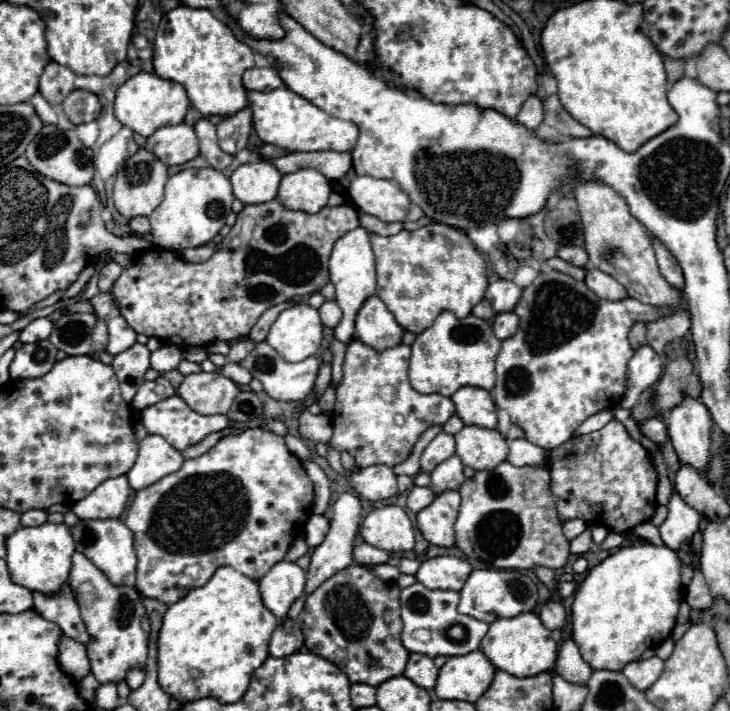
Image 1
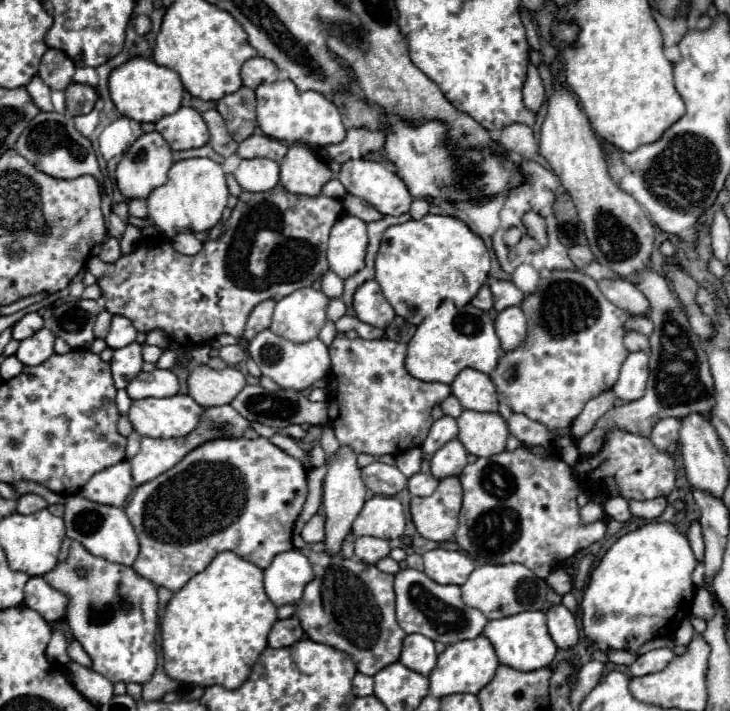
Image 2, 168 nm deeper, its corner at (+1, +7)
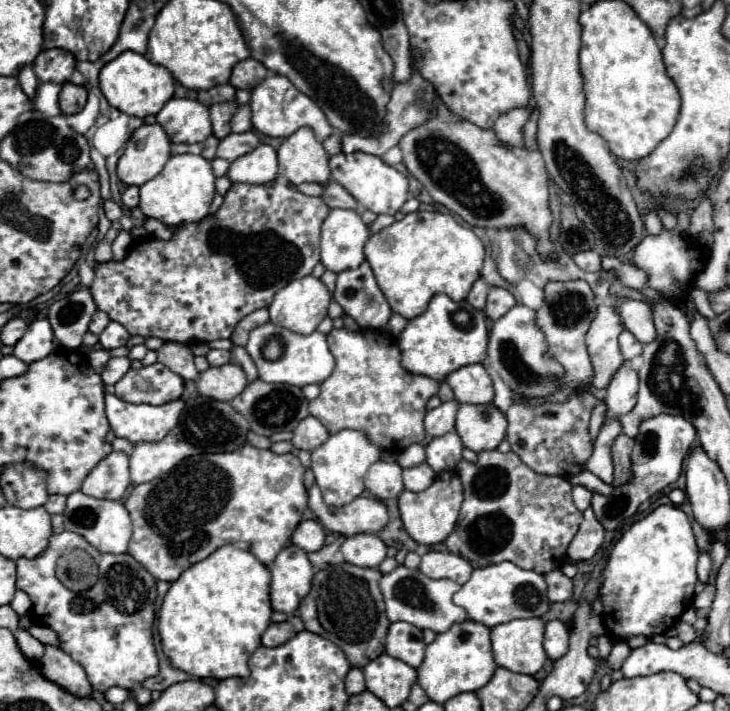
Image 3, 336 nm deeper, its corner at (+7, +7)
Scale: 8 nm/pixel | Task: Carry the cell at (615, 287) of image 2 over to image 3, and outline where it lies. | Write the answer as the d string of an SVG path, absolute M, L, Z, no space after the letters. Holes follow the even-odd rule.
M618 300L616 308L620 310L624 326L638 338L640 344L650 344L658 338L652 322L652 308L646 302Z

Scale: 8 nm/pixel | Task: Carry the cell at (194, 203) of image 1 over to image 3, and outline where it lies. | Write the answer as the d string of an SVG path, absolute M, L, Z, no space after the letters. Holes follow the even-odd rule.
M194 154L170 156L164 170L140 186L140 210L148 218L156 218L168 226L180 226L186 222L200 222L210 212L214 198L214 174L210 160Z

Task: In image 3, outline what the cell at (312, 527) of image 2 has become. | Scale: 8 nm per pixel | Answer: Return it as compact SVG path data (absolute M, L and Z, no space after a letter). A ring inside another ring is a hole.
M304 520L296 526L292 534L292 544L302 548L304 552L316 552L324 546L324 538L326 538L326 530L322 528L320 522Z

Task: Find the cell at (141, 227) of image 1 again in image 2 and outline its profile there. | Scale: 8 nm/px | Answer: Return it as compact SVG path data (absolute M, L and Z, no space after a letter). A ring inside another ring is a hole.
M136 198L136 200L130 200L128 206L130 206L130 210L128 210L130 216L136 216L136 218L146 218L148 216L146 214L146 200Z

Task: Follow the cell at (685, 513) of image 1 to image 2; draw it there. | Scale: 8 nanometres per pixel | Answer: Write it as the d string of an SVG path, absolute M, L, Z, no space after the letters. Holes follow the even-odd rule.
M696 520L688 526L688 530L686 530L686 538L688 538L690 546L692 546L694 556L696 556L698 560L702 560L702 558L704 558L704 540L702 540L702 530L700 530L700 524L698 524Z

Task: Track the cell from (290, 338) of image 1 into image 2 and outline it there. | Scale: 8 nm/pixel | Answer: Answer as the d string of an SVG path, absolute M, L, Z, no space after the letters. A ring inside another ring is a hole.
M296 290L278 300L270 330L294 344L310 342L326 324L326 306L328 298L320 290Z

